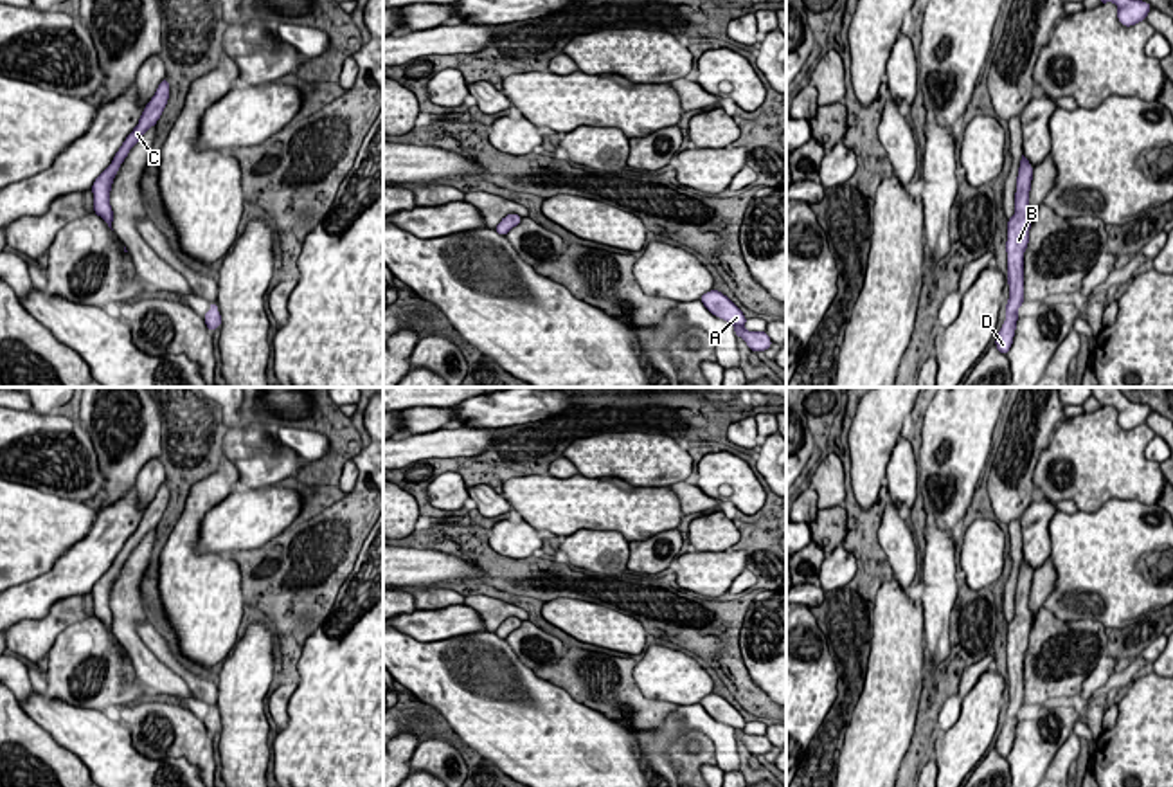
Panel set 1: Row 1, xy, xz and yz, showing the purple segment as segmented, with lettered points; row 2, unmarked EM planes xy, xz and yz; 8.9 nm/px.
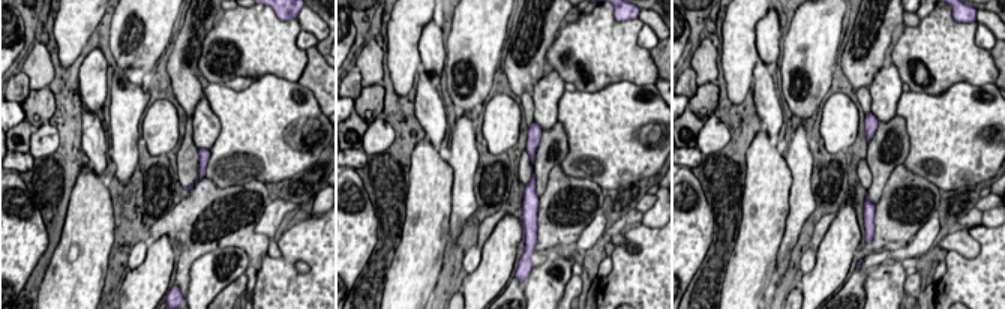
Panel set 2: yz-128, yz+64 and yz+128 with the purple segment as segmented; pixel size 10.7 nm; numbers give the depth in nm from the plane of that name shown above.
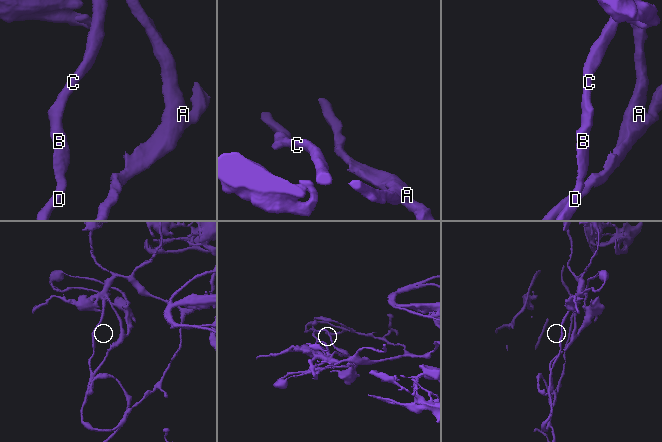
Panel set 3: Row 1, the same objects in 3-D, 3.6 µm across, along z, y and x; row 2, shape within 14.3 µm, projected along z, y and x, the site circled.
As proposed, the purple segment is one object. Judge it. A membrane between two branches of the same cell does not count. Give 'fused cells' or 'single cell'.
single cell

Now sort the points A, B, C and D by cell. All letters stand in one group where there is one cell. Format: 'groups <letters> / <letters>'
groups A B C D

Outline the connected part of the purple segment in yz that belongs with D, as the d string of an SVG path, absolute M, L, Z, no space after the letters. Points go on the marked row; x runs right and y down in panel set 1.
M1022 155L1016 193L1015 193L1015 214L1007 220L1007 285L1009 299L1006 304L1006 321L997 335L995 346L1000 353L1007 355L1018 321L1018 308L1024 303L1024 252L1029 243L1029 229L1033 222L1033 209L1029 205L1029 191L1033 180L1033 166Z

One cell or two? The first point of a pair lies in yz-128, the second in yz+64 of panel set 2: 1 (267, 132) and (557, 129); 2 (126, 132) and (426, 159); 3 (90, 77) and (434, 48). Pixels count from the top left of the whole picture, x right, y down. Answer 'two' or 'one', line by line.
1: two
2: two
3: one

